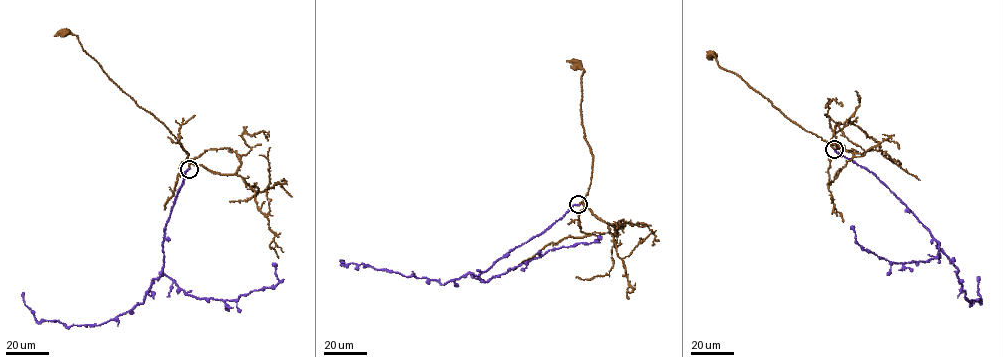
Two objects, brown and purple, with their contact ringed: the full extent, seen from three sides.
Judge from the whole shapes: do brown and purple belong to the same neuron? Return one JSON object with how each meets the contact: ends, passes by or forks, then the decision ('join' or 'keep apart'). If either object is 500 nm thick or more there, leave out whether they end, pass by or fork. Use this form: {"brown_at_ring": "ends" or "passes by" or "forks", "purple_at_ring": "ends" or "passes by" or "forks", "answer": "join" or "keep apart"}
{"brown_at_ring": "ends", "purple_at_ring": "ends", "answer": "keep apart"}

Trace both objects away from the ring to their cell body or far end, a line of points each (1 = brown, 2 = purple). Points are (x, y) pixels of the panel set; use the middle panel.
1: (578, 204), (588, 193), (593, 157), (581, 124), (581, 85), (584, 71), (577, 64)
2: (578, 204), (480, 275), (468, 272), (442, 284), (364, 264), (341, 265), (340, 260), (344, 262)

